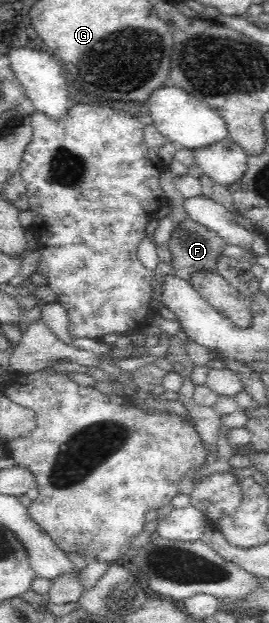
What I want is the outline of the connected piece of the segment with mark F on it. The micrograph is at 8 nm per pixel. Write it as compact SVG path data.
M186 216L186 219L174 224L174 228L168 239L168 244L165 246L170 252L172 261L170 266L172 272L180 278L189 282L190 277L196 272L214 272L218 258L222 256L227 243L216 232L202 226L198 222L191 220Z

